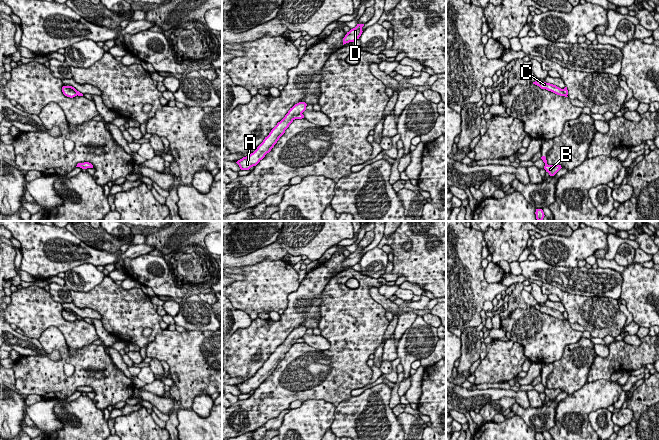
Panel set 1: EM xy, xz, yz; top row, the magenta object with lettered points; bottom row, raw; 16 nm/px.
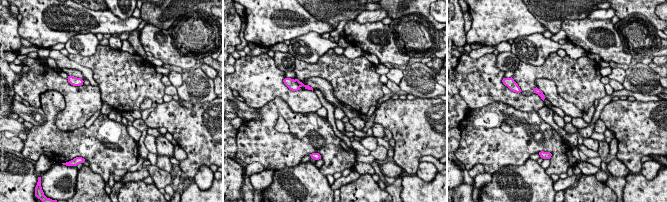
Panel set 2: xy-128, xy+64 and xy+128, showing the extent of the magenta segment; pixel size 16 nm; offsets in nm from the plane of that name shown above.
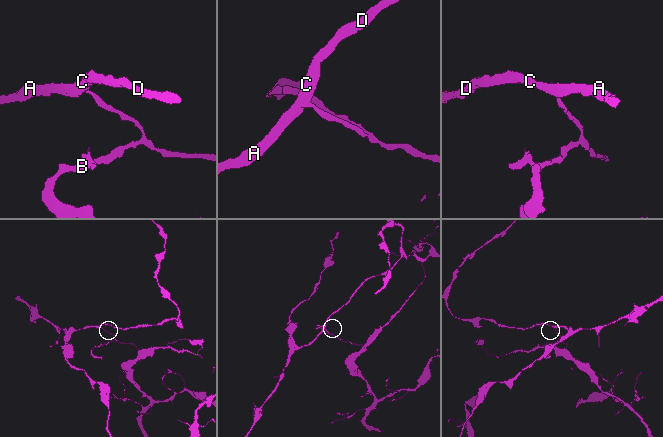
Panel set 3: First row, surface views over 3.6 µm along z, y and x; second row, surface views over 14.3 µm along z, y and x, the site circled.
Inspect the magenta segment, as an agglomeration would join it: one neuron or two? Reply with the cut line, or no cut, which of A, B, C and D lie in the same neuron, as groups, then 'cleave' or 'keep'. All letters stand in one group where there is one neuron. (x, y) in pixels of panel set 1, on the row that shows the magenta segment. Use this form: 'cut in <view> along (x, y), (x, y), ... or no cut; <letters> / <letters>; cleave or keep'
cut in xy along (69, 86), (77, 94); A C D / B; cleave

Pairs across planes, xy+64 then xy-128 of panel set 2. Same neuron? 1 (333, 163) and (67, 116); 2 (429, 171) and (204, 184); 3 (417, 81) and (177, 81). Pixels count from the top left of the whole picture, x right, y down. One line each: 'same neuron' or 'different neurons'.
1: different neurons
2: same neuron
3: different neurons

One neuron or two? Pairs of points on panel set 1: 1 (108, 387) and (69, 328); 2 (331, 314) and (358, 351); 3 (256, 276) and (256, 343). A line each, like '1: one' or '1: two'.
1: two
2: one
3: two

